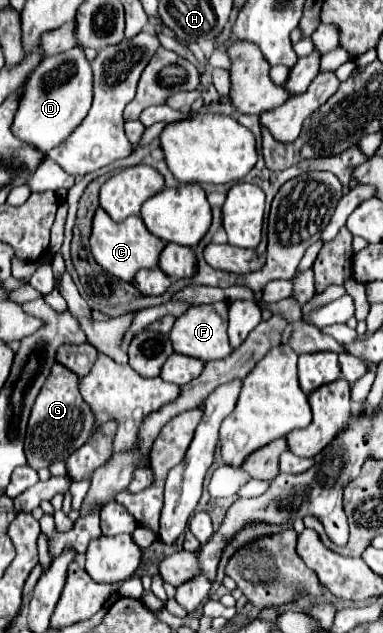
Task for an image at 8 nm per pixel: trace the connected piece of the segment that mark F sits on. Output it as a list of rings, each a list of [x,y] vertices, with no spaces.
[[[212,302],[212,304],[192,306],[188,312],[178,316],[170,332],[170,340],[178,354],[186,354],[202,362],[212,362],[212,360],[222,360],[232,354],[232,346],[230,346],[226,330],[228,330],[228,304]]]

